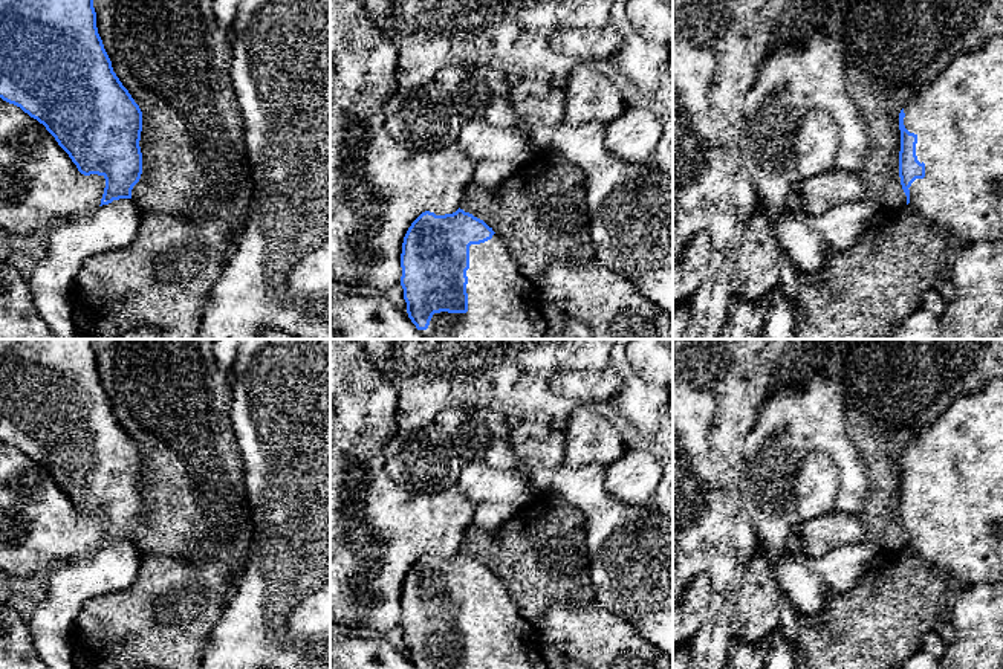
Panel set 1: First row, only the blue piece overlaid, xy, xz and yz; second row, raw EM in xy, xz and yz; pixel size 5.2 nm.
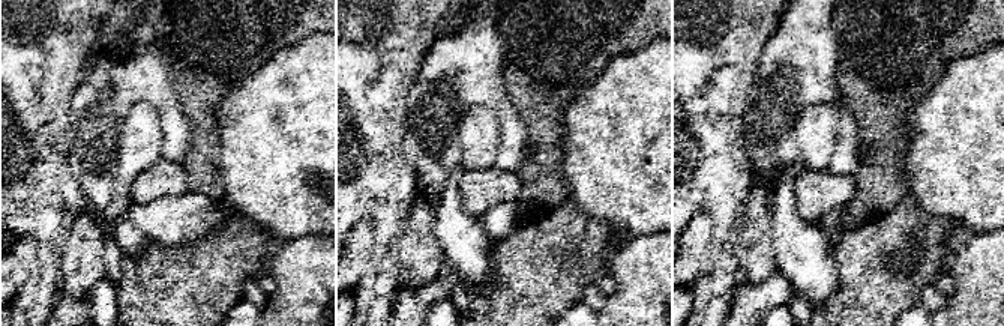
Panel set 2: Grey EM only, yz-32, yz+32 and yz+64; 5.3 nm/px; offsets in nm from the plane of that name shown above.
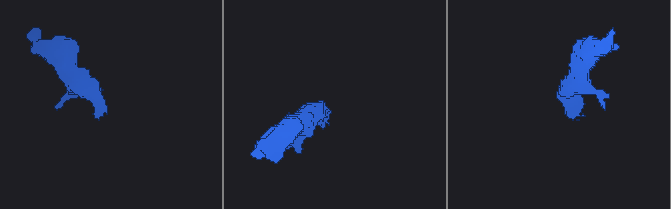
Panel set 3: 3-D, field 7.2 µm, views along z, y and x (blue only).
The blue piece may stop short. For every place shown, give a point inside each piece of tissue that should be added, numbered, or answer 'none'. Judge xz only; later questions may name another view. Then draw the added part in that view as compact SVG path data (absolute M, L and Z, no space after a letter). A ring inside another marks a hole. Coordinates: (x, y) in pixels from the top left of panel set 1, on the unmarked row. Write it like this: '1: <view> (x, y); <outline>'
1: xz (499, 637); M502 580L469 588L466 612L468 654L434 655L428 669L544 669L543 640L534 622L526 620Z

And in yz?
1: yz (957, 460); M1003 379L954 399L933 425L907 444L904 455L905 470L917 478L917 503L925 506L925 519L908 530L908 547L927 564L948 571L962 588L1003 580Z

